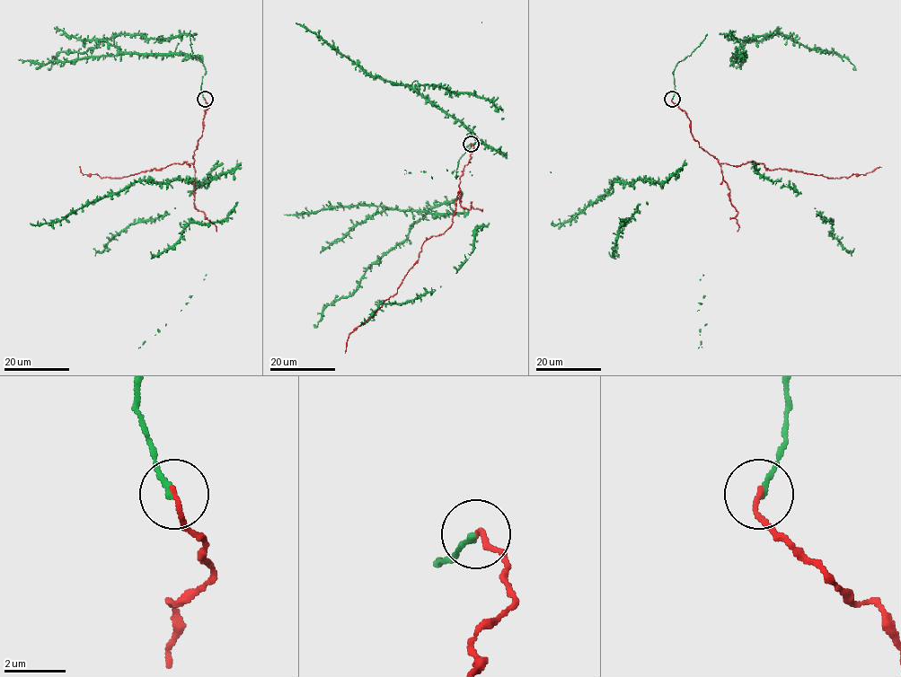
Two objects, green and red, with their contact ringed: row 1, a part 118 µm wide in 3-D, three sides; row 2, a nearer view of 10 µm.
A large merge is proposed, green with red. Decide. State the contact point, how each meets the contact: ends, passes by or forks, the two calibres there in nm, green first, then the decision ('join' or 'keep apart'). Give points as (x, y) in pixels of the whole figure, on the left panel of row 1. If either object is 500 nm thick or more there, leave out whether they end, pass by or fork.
at (205, 99); green ends there; red ends there; 200 nm thick on the green side, 160 nm on the other; join

